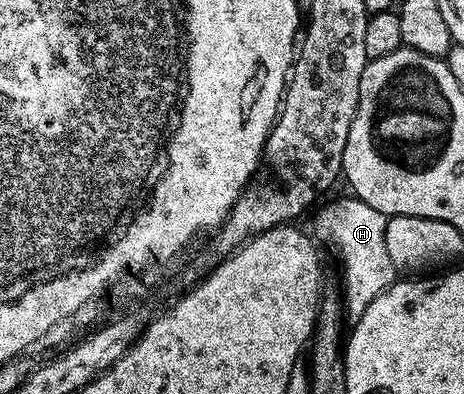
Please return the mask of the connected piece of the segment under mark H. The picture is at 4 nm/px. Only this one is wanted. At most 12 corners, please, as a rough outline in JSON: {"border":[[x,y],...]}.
{"border":[[360,198],[330,203],[320,230],[340,257],[355,324],[397,281],[389,215]]}

